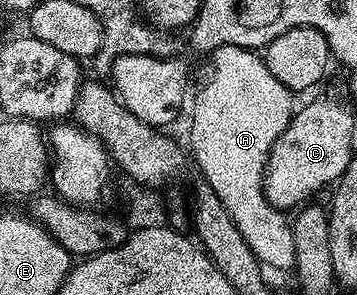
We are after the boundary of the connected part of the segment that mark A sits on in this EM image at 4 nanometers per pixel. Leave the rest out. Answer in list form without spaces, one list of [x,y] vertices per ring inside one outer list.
[[[224,44],[211,53],[211,60],[213,60],[213,77],[206,82],[201,88],[201,93],[197,96],[197,101],[193,104],[193,121],[189,124],[189,144],[191,149],[191,160],[197,163],[197,168],[201,171],[201,176],[204,183],[212,190],[212,192],[219,198],[219,202],[223,202],[223,206],[227,210],[227,214],[231,214],[231,222],[235,222],[235,226],[239,230],[239,234],[243,234],[243,242],[247,242],[247,246],[251,246],[251,250],[255,254],[255,258],[261,261],[266,269],[269,268],[293,268],[295,262],[295,238],[293,237],[293,225],[287,219],[286,213],[282,209],[271,206],[271,202],[267,202],[265,197],[265,167],[269,161],[271,150],[275,146],[275,142],[279,138],[279,134],[283,134],[283,130],[287,130],[289,121],[295,115],[295,100],[294,93],[289,91],[287,86],[283,86],[283,82],[279,82],[279,78],[275,78],[275,74],[271,74],[271,70],[267,70],[264,59],[254,49],[244,48],[243,46],[231,46]]]

